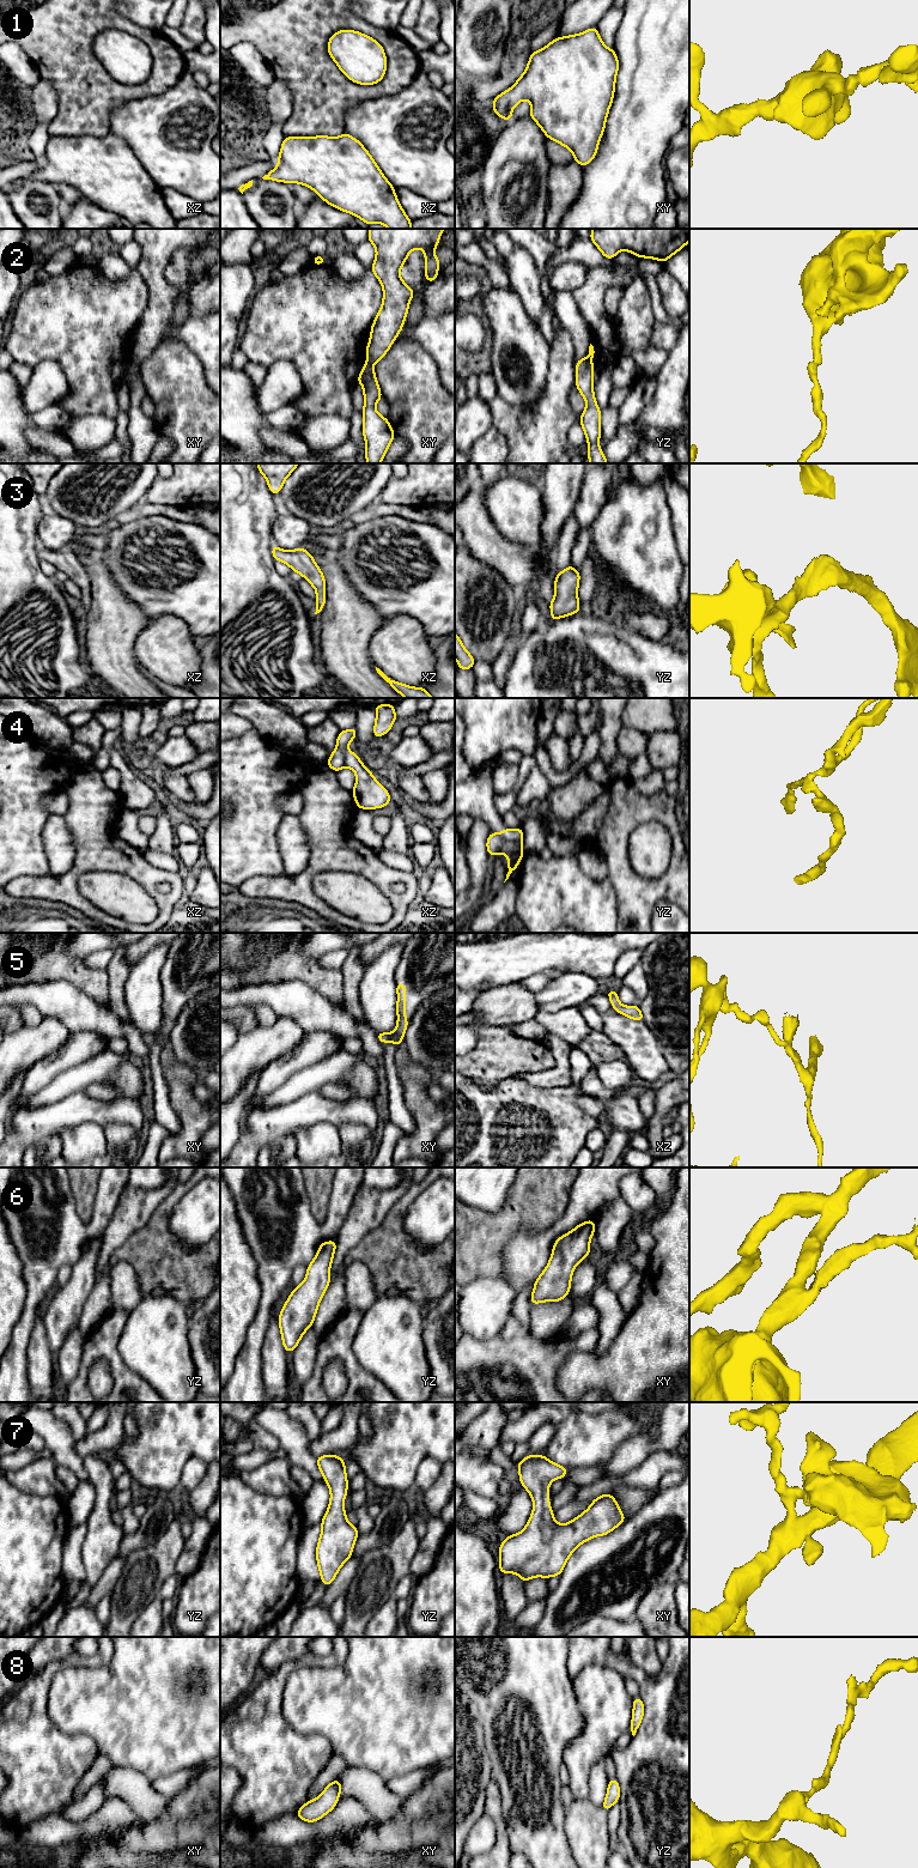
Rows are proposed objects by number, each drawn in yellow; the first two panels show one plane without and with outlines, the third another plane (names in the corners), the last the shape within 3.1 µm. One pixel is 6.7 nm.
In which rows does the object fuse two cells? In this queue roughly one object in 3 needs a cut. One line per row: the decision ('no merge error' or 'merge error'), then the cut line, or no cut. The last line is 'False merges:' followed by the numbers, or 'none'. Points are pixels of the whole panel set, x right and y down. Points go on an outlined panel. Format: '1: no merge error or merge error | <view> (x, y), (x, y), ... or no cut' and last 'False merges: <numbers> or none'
1: no merge error | no cut
2: merge error | xy (368, 359), (372, 364)
3: no merge error | no cut
4: merge error | yz (500, 834), (508, 840), (522, 838)
5: no merge error | no cut
6: no merge error | no cut
7: no merge error | no cut
8: no merge error | no cut
False merges: 2, 4

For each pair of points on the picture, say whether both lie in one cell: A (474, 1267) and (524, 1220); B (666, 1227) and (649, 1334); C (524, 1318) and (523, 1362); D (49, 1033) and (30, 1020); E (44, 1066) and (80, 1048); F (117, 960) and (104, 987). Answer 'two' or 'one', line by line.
A: one
B: one
C: two
D: two
E: one
F: one

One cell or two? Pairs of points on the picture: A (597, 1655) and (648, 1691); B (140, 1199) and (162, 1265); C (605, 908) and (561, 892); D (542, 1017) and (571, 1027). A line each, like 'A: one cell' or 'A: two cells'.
A: one cell
B: two cells
C: one cell
D: one cell

